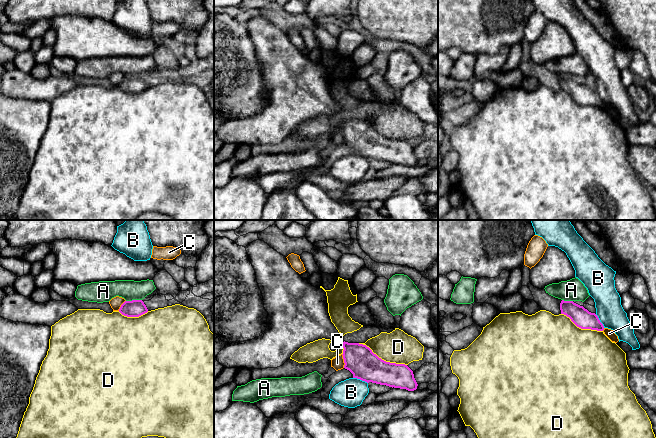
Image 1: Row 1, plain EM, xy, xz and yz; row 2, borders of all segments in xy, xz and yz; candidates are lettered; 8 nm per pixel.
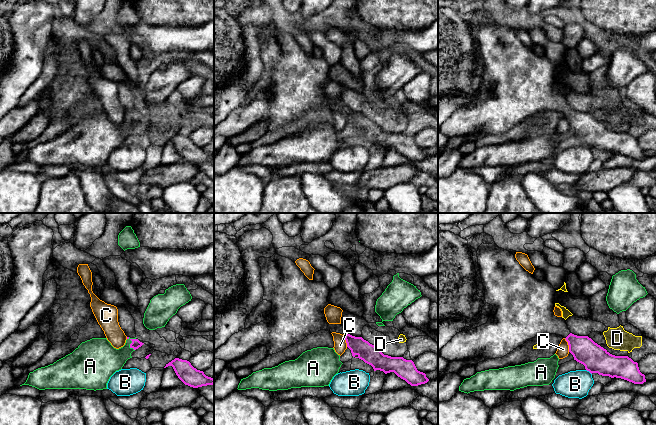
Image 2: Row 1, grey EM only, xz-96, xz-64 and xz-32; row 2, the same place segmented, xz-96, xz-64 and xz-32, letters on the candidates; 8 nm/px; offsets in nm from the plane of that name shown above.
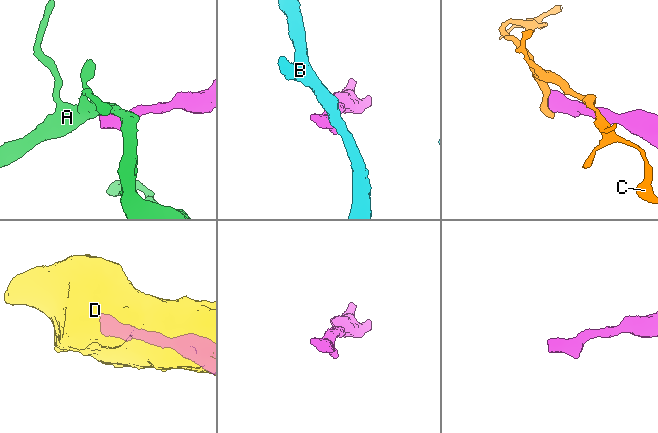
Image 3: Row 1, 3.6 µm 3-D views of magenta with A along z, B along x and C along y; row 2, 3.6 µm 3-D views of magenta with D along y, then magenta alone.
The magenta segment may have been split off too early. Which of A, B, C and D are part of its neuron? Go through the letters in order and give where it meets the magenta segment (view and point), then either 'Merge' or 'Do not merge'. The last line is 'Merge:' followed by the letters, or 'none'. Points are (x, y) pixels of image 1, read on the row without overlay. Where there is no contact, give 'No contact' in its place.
A: Touches magenta at xy (133, 76). Do not merge
B: Touches magenta at xz (360, 155). Do not merge
C: Touches magenta at xz (344, 137). Do not merge
D: Touches magenta at xz (381, 135). Do not merge
Merge: none

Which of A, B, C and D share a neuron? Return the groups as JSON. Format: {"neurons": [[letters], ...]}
{"neurons": [["A"], ["B"], ["C"], ["D"]]}

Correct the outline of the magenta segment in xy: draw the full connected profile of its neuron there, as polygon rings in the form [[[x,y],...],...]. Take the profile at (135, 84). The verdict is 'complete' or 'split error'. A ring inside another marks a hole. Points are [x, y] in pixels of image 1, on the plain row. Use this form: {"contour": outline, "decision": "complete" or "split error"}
{"contour": [[[142,76],[125,77],[119,88],[127,93],[139,93],[148,88],[148,85]]], "decision": "complete"}

